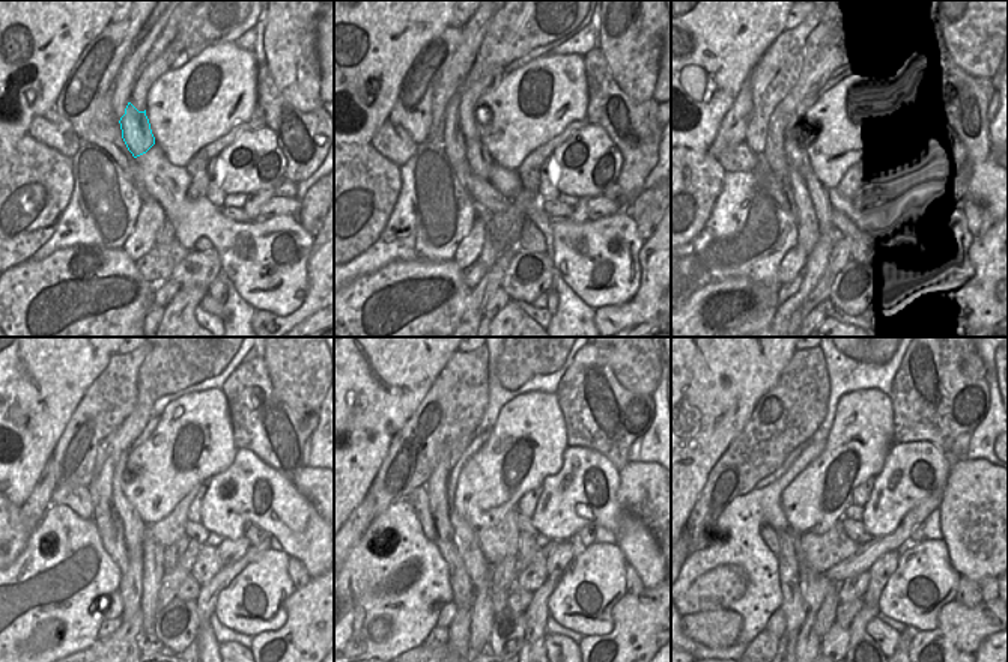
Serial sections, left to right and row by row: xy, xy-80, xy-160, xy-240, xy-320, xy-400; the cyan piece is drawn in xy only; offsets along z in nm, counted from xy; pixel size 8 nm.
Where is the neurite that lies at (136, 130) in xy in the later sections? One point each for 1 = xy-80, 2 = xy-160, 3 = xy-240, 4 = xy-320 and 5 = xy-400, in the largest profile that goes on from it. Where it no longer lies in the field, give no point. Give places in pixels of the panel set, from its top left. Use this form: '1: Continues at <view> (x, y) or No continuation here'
1: Continues at xy-80 (480, 161)
2: Continues at xy-160 (820, 196)
3: Continues at xy-240 (152, 554)
4: Continues at xy-320 (482, 613)
5: Continues at xy-400 (808, 643)

